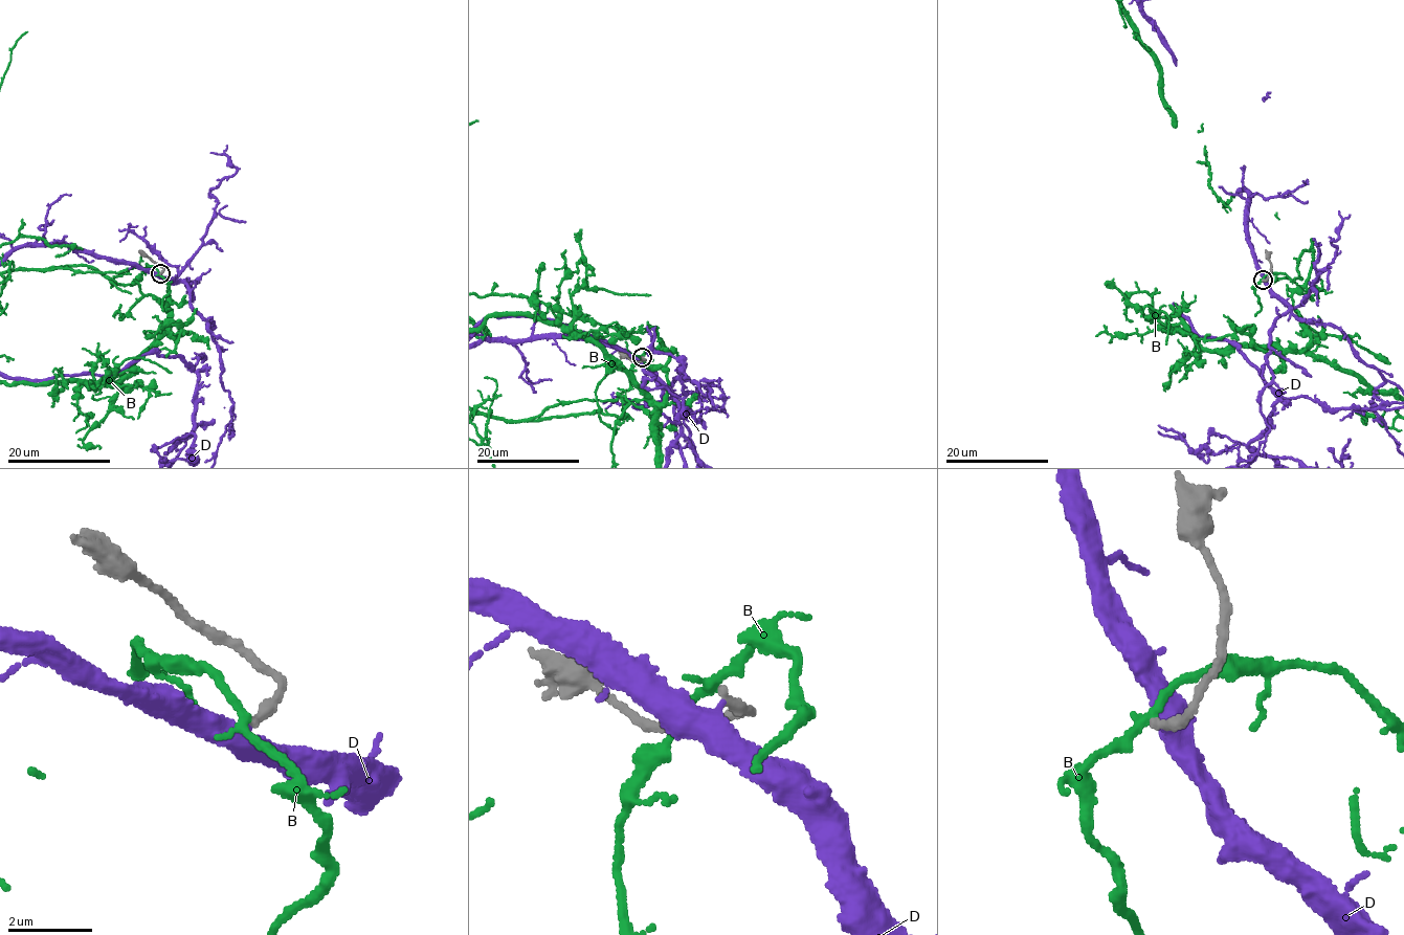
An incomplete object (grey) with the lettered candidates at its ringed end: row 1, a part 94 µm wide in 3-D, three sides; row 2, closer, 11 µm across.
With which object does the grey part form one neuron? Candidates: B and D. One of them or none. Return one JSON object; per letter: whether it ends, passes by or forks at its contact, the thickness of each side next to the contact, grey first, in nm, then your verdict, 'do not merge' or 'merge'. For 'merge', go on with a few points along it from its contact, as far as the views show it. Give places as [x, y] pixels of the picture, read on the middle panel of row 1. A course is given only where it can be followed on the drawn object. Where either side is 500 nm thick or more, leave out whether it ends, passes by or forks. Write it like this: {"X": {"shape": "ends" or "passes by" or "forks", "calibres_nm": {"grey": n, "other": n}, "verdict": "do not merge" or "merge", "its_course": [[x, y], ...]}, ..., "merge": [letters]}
{"B": {"shape": "passes by", "calibres_nm": {"grey": 240, "other": 180}, "verdict": "do not merge"}, "D": {"shape": "passes by", "calibres_nm": {"grey": 240, "other": 320}, "verdict": "do not merge"}, "merge": []}

